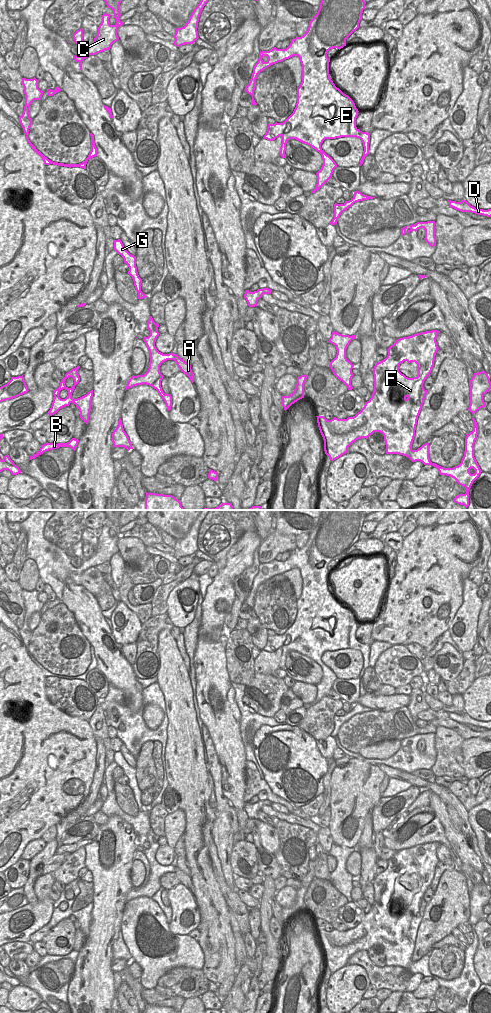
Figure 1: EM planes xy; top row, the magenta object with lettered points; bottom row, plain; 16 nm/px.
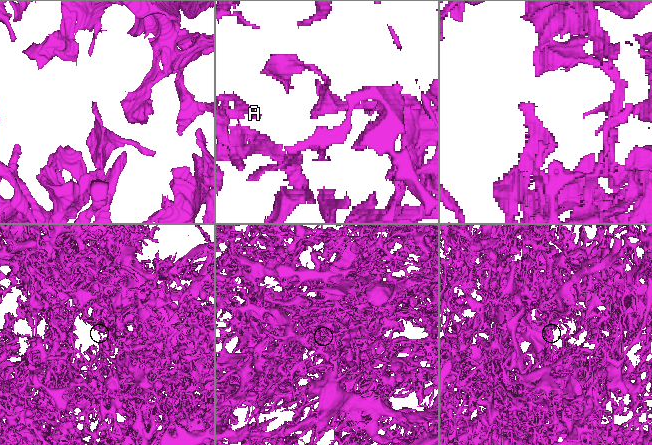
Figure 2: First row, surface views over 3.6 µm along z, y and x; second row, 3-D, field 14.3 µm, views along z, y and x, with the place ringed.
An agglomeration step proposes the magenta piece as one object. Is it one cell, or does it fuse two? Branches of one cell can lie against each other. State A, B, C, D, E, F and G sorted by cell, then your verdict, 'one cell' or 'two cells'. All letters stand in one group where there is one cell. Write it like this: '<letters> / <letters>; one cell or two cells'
A / B C D E F G; two cells

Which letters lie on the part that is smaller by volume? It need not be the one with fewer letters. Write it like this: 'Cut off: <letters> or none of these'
Cut off: A

